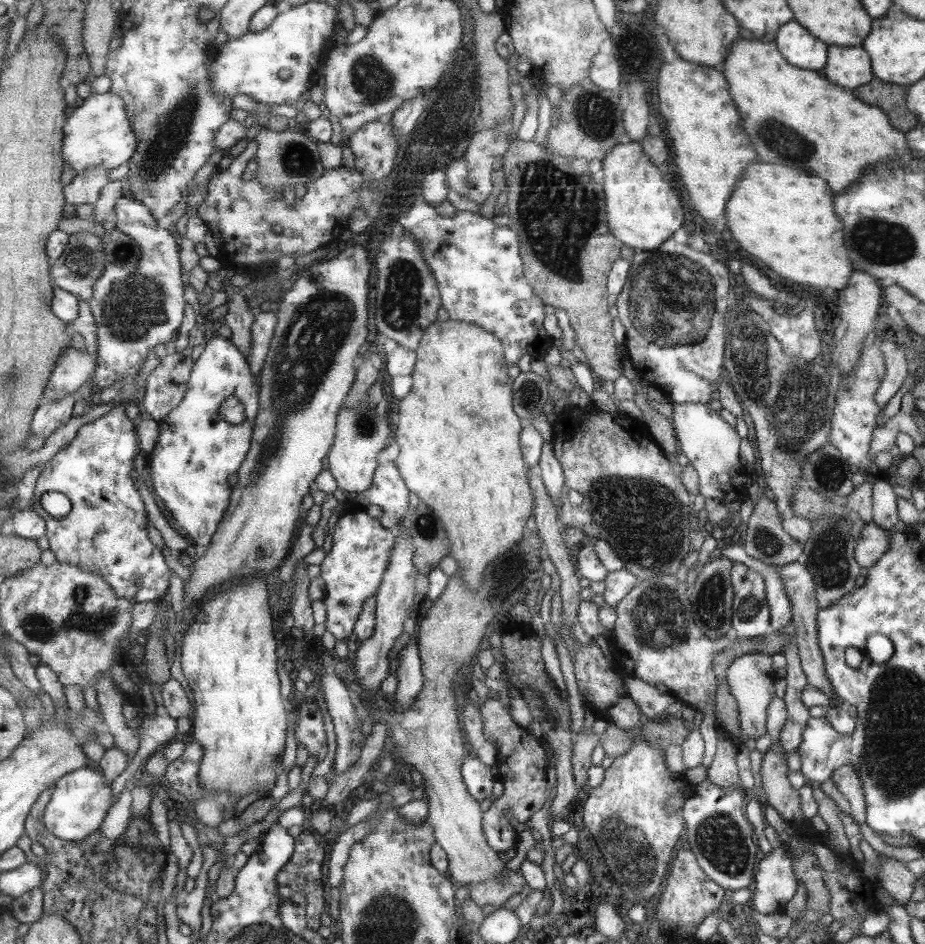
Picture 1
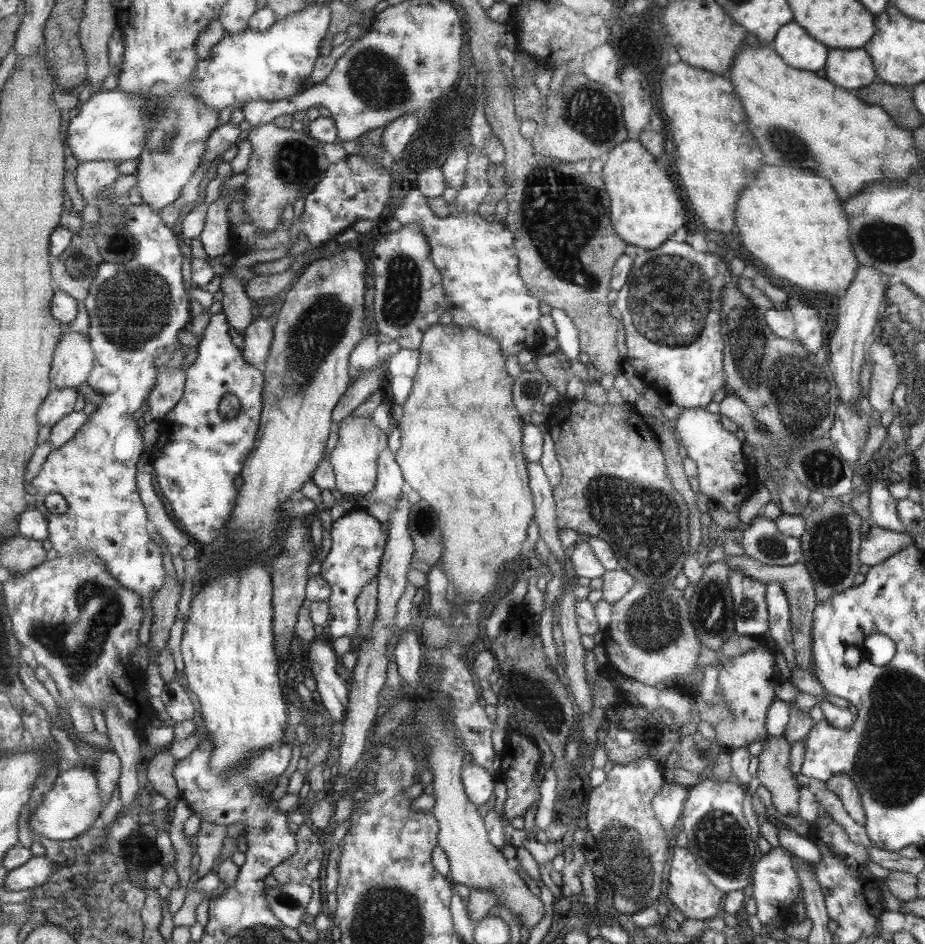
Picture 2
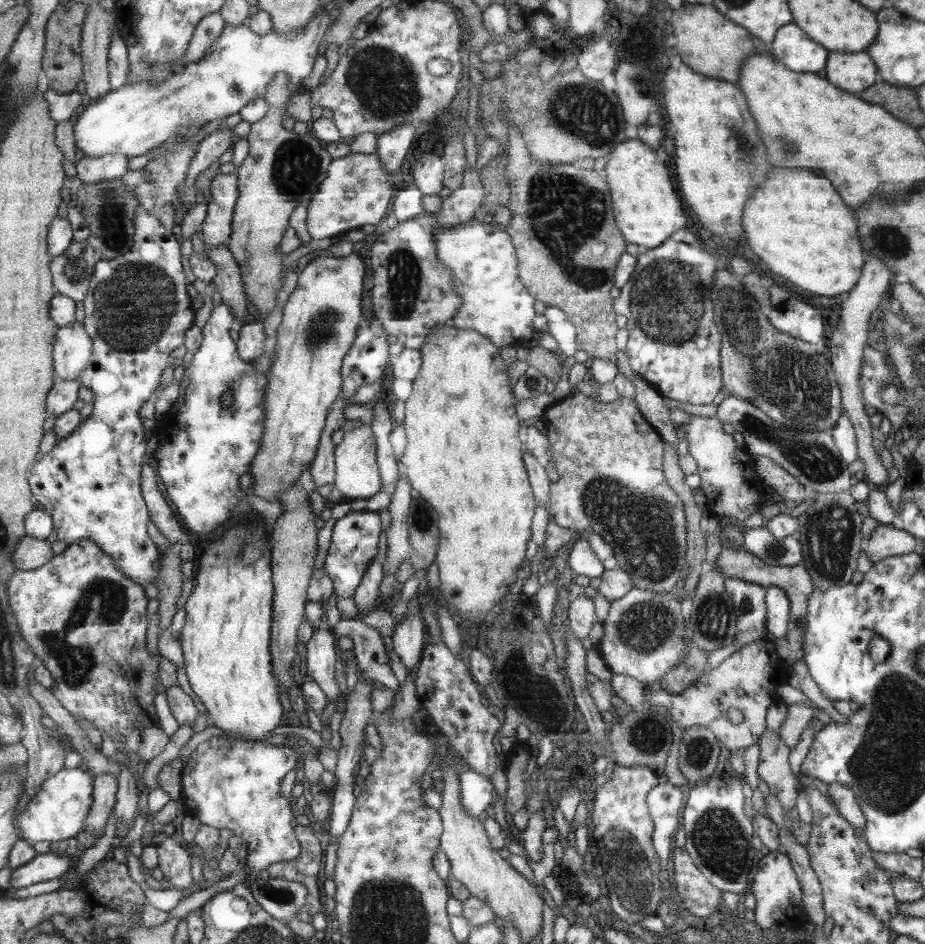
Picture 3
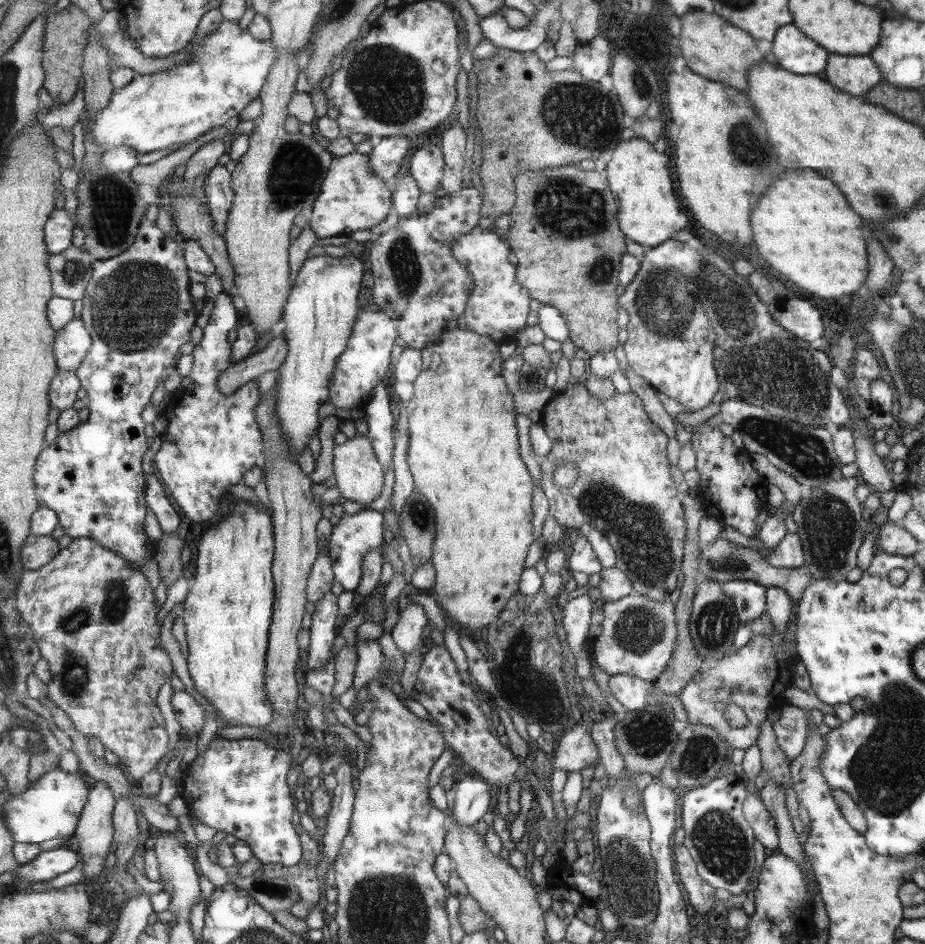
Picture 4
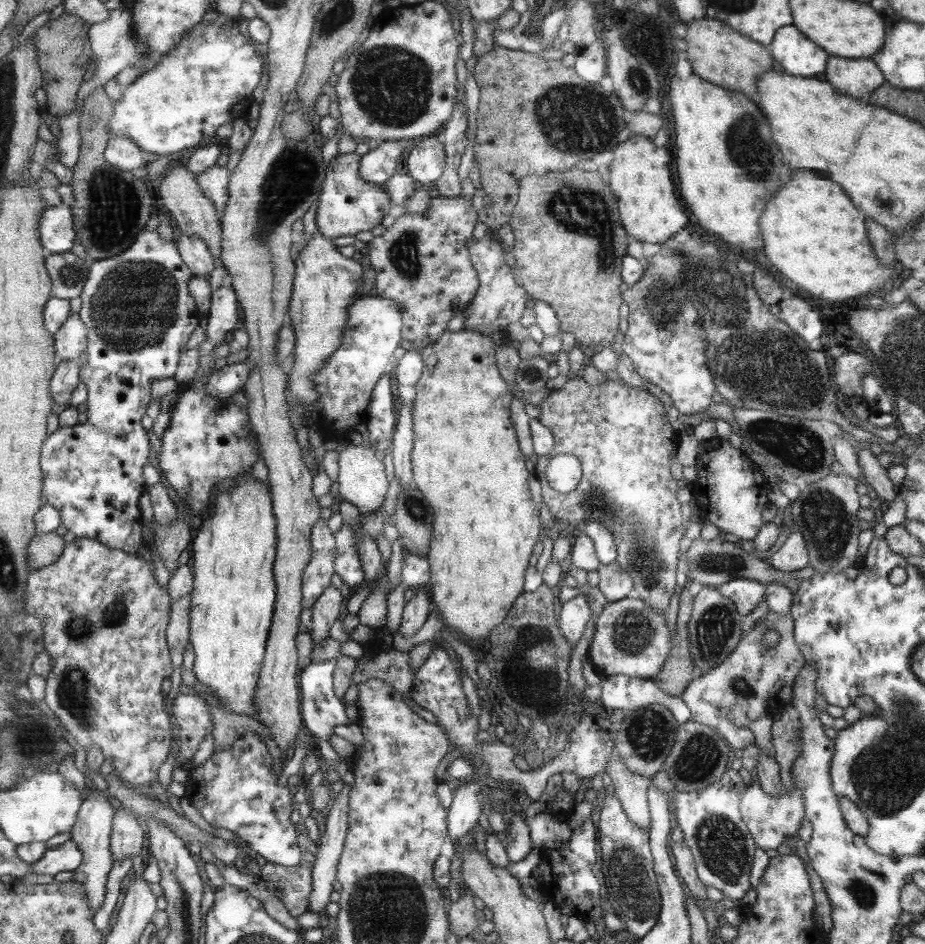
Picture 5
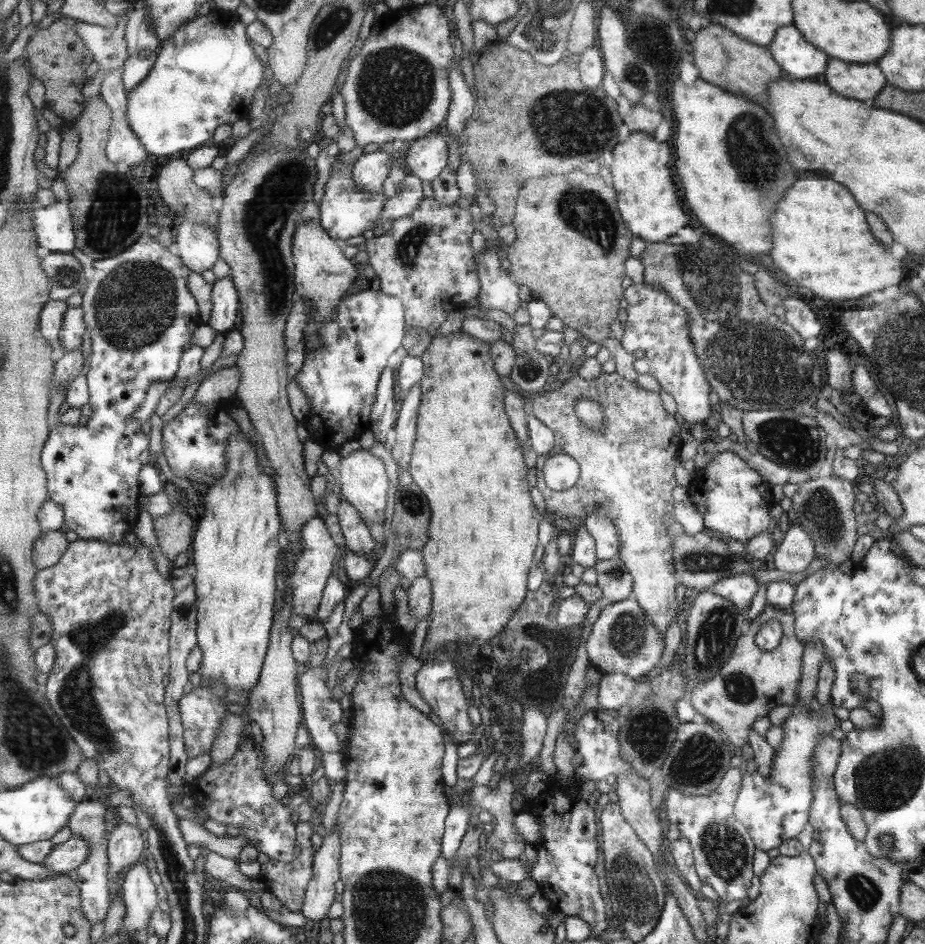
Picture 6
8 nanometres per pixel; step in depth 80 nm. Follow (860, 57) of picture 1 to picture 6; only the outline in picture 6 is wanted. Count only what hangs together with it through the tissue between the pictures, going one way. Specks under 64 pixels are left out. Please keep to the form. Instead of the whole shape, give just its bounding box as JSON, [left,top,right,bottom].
[822,58,884,100]

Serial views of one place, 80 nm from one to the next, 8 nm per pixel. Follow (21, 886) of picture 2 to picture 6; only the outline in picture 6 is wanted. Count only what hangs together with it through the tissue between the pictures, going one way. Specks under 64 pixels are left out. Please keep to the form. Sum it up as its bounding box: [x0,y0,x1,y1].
[42,834,89,874]

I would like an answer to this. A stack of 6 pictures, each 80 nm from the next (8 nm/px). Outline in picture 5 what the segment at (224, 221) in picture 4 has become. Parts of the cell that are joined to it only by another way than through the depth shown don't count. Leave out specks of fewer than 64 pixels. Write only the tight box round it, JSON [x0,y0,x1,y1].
[197,165,233,216]

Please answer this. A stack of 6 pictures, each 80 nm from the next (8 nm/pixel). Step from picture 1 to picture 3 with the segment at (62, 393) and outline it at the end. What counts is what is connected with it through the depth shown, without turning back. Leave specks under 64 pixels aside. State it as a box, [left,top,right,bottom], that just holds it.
[54,321,93,380]

